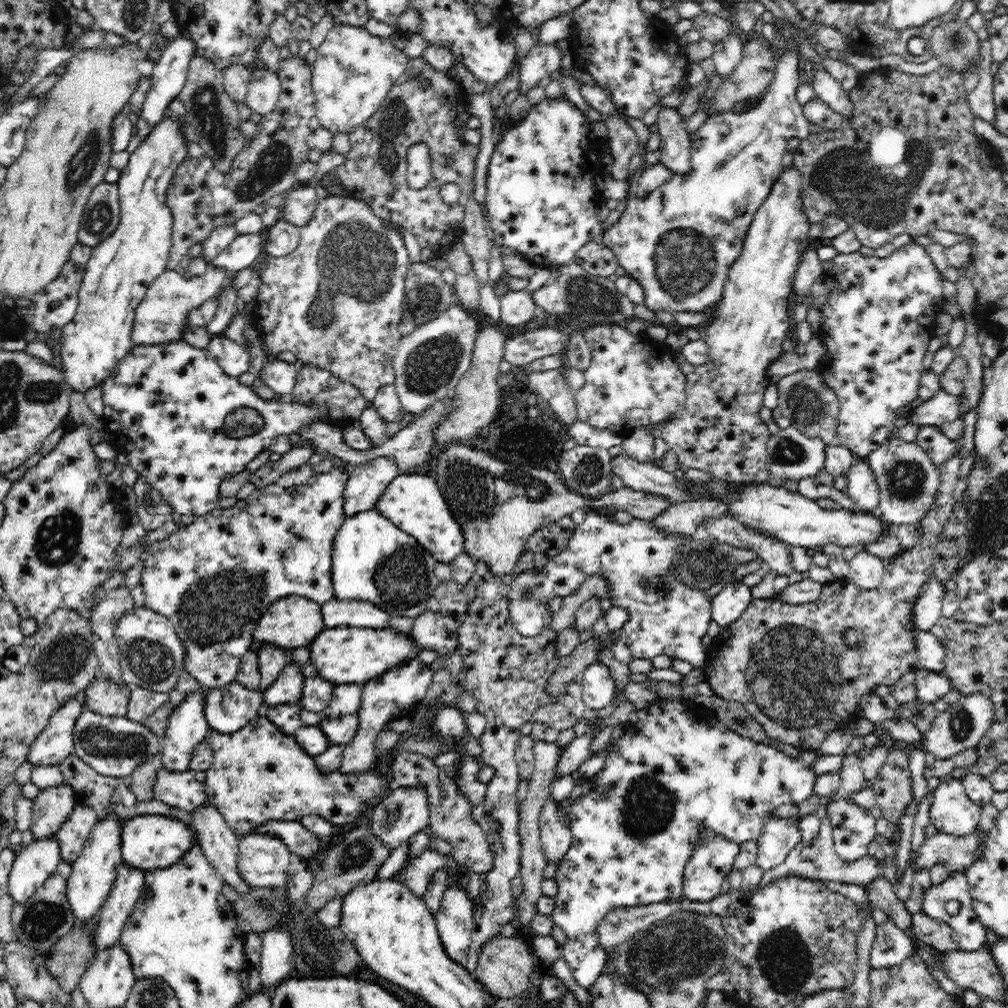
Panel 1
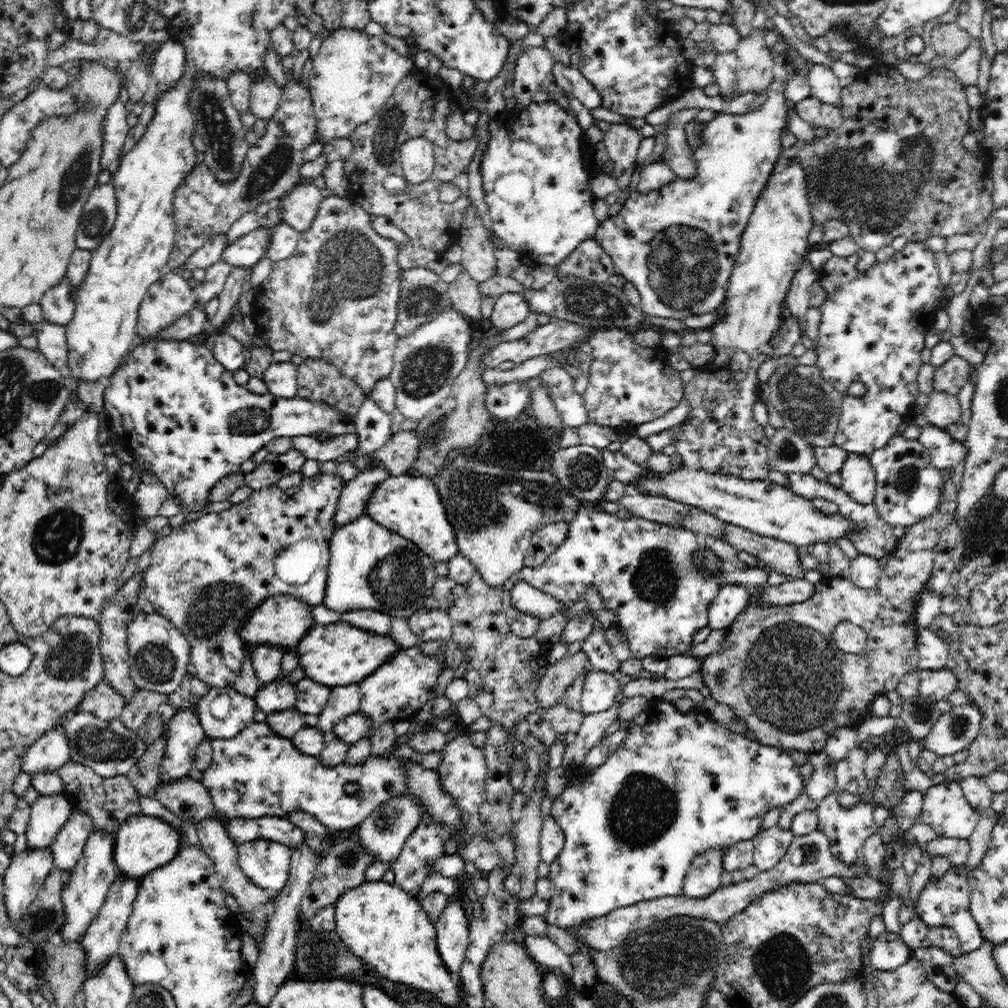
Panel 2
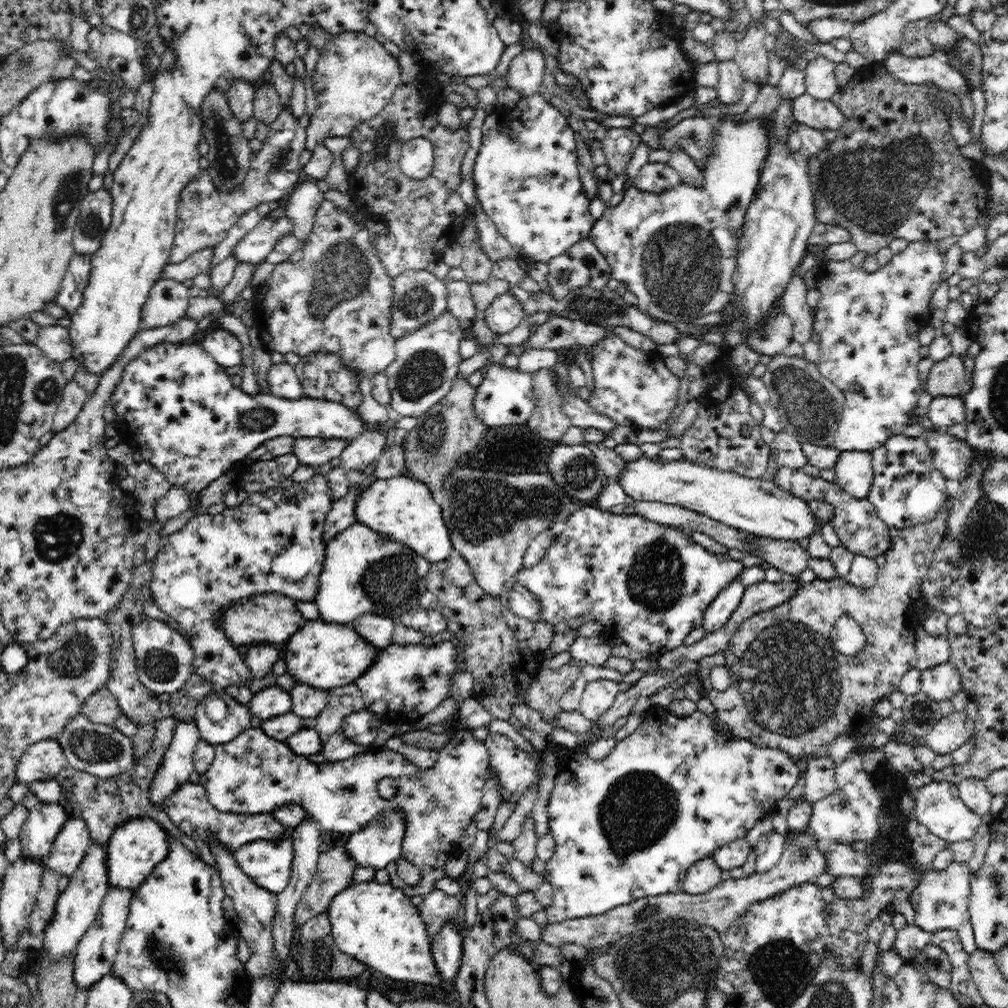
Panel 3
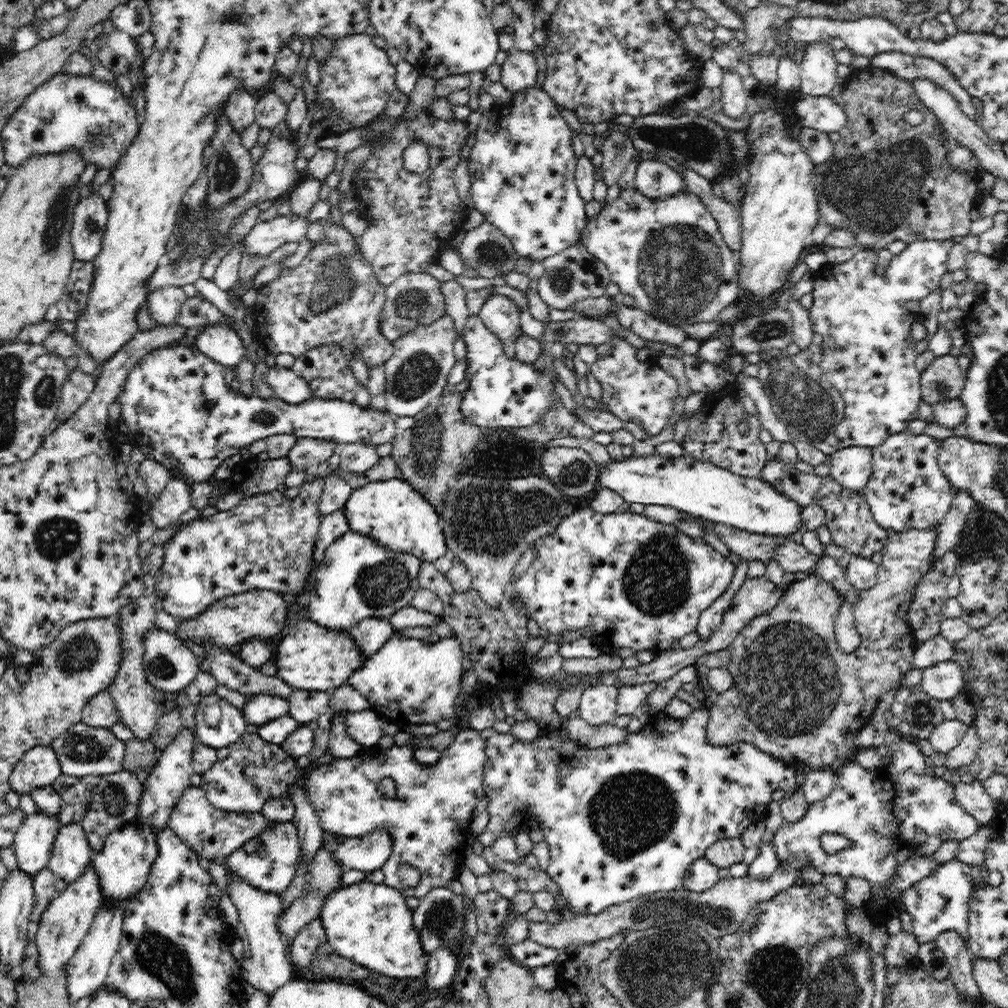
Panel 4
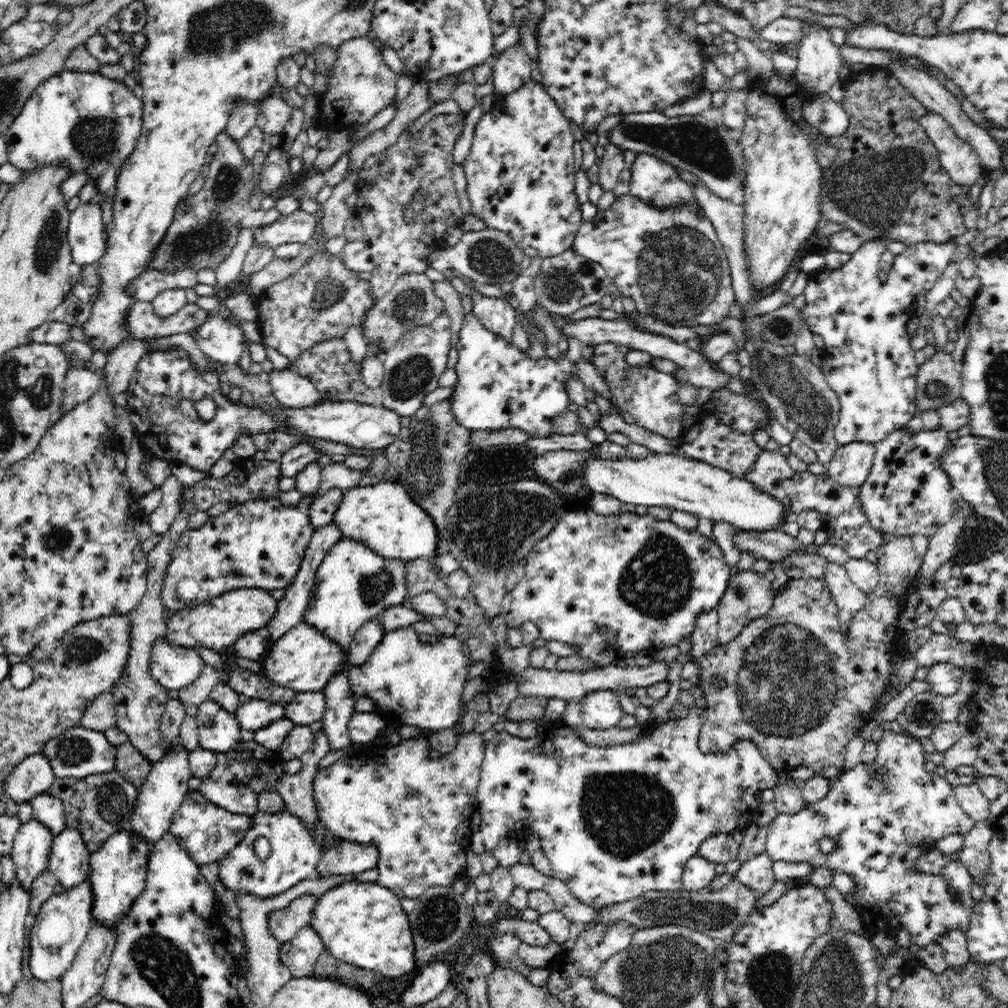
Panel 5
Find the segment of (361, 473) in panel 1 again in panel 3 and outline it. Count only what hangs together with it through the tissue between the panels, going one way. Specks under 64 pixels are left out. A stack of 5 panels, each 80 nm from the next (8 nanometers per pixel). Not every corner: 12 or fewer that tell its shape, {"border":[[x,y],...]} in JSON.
{"border":[[373,480],[353,487],[326,512],[323,544],[356,523],[356,496]]}

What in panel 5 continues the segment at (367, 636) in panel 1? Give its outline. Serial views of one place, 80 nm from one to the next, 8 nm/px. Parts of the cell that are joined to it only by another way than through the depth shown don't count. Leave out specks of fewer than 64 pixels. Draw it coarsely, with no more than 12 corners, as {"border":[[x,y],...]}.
{"border":[[304,623],[270,642],[258,676],[318,692],[349,655]]}

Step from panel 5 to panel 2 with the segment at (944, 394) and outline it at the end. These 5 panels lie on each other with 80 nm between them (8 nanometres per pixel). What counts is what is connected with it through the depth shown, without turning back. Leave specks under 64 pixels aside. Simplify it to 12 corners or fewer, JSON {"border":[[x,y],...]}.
{"border":[[954,355],[934,370],[933,391],[956,395],[971,364]]}

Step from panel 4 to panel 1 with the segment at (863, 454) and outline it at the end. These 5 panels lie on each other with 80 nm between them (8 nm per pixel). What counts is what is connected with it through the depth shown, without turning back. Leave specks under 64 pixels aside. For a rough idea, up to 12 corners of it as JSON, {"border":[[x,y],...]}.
{"border":[[856,457],[846,472],[846,493],[875,511],[879,488],[868,461]]}

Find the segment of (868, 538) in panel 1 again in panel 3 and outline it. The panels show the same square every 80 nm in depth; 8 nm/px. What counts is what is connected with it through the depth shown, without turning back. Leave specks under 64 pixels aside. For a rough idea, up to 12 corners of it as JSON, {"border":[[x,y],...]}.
{"border":[[643,455],[610,481],[758,537],[820,533],[767,477]]}

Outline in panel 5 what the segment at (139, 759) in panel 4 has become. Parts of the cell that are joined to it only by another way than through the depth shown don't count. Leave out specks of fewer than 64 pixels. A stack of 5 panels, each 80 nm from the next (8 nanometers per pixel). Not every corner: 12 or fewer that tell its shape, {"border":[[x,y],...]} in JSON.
{"border":[[129,742],[117,747],[113,770],[136,789],[152,765]]}

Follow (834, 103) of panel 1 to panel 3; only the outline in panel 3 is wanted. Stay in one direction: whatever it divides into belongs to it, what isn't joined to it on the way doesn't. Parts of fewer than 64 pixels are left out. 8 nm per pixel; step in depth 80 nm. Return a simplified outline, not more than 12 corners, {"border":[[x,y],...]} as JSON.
{"border":[[816,56],[804,70],[806,94],[830,100],[839,90],[836,64]]}

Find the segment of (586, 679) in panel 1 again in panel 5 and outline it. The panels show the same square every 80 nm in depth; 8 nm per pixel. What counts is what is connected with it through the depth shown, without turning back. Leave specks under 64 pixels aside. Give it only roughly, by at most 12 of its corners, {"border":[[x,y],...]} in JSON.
{"border":[[597,690],[582,700],[583,724],[619,726],[620,693]]}

